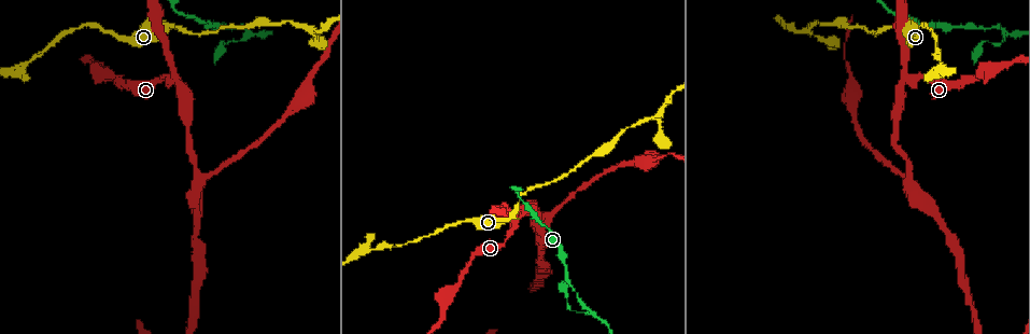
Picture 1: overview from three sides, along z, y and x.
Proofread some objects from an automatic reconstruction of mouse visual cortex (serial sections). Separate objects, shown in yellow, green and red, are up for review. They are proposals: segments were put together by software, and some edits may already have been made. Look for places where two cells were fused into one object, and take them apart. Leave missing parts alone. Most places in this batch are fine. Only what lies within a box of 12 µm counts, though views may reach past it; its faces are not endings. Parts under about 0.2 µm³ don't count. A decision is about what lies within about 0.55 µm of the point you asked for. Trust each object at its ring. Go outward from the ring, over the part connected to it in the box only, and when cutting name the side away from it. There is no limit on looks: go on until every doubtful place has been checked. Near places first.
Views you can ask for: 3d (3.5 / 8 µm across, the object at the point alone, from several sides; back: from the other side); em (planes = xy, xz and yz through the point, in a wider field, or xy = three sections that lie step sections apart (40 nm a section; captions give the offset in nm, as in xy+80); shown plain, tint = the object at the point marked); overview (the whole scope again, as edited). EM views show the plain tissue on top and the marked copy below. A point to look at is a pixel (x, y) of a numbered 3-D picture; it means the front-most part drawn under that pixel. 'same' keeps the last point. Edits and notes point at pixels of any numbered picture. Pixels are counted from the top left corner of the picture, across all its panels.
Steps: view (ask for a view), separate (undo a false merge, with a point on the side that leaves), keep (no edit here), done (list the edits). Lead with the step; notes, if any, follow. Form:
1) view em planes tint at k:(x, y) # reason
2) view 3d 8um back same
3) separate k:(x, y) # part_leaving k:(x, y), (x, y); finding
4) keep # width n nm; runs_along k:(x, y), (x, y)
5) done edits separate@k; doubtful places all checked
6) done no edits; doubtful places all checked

view 3d 3.5um at 1:(515, 214) # thick turns thin

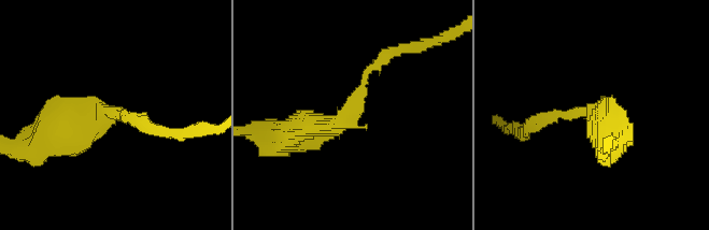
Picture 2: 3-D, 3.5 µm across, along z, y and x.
view em xy step 2 tint at 2:(110, 110) # arm_widths 150, 450 nm

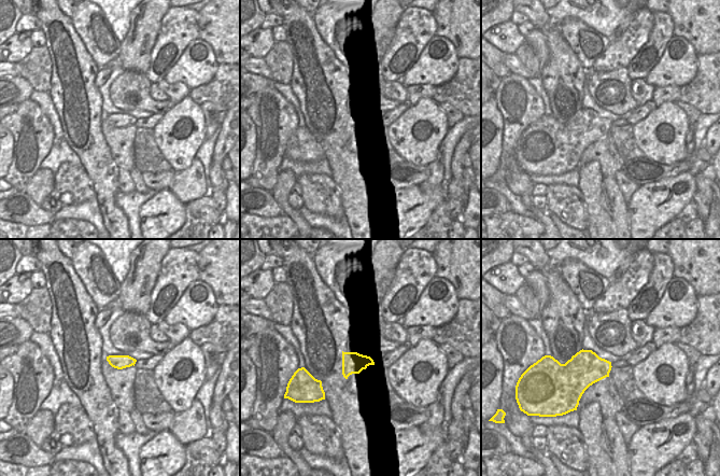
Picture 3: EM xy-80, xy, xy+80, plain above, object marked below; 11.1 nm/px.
view em xy step 3 tint same

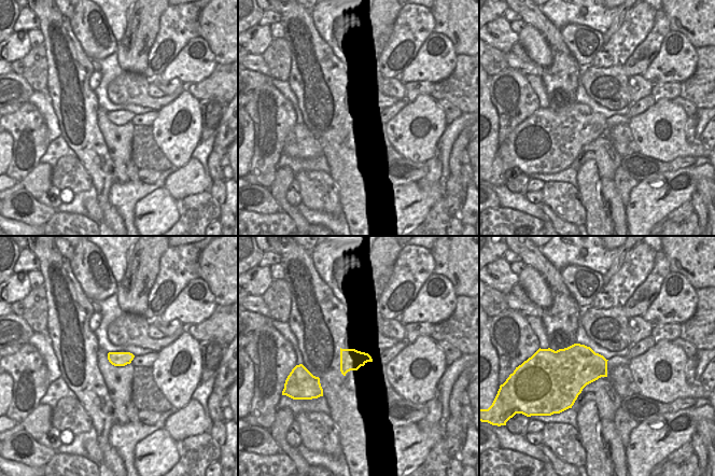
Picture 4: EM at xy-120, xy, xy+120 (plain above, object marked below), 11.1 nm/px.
keep # runs_along 2:(53, 135), (109, 109), (145, 121); continuous, no second cell

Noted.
view em xy step 2 tint at 1:(544, 216) # abrupt turn

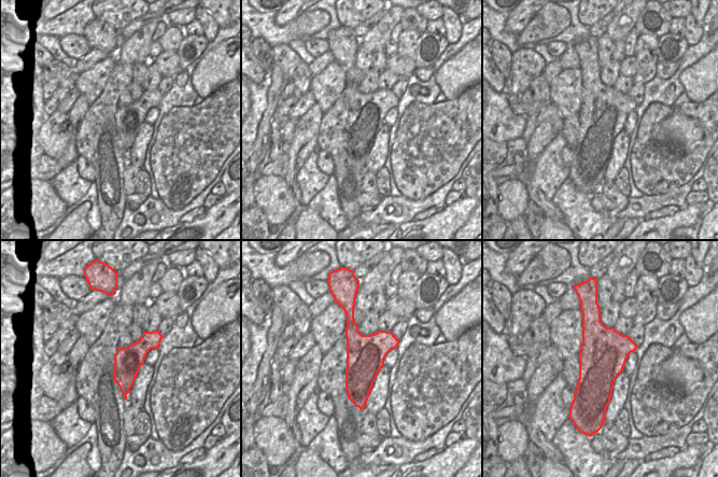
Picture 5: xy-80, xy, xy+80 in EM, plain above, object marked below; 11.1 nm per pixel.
view 3d 3.5um same # see where the arms go

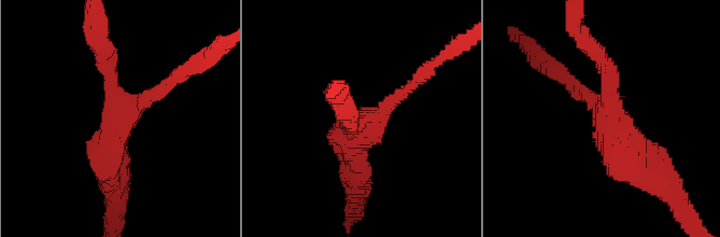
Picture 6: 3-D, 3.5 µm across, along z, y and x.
keep # arms 3; arm_widths 200, 250, 450 nm; runs_along 6:(591, 47), (644, 170); one cell here

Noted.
view 3d 8um at 1:(1004, 35) # sharp bend

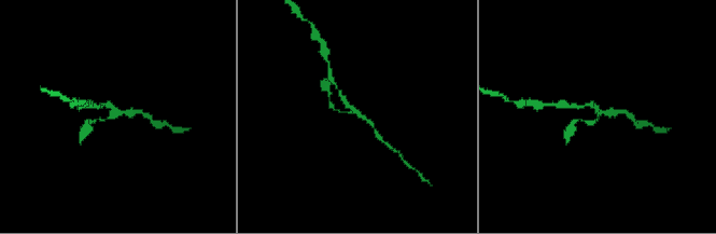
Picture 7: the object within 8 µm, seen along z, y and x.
view 3d 3.5um at 7:(116, 111) # zoom in

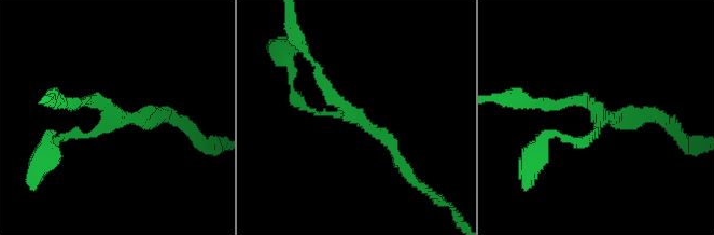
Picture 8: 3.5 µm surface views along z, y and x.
keep # runs_along 8:(547, 102), (594, 109), (597, 133), (577, 139); all the same cell

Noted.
done no edits; doubtful places all checked

